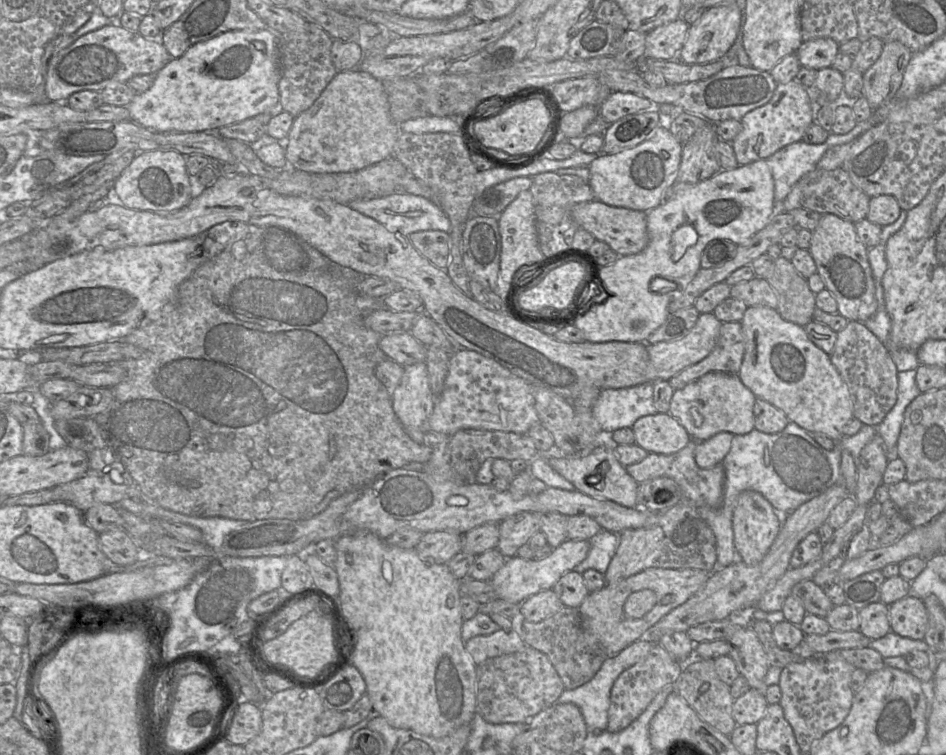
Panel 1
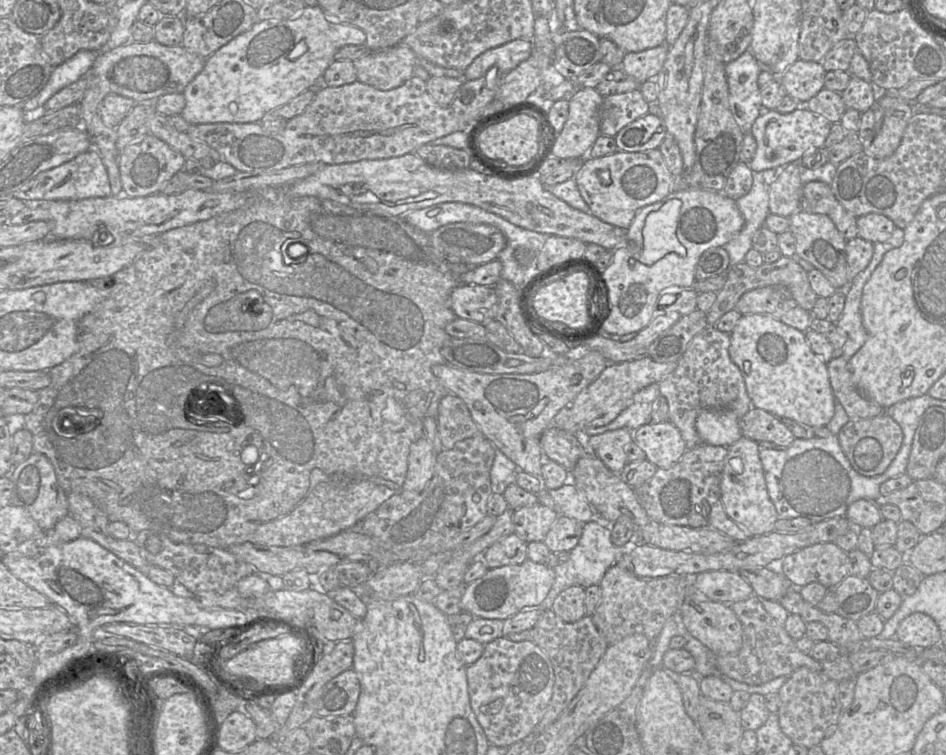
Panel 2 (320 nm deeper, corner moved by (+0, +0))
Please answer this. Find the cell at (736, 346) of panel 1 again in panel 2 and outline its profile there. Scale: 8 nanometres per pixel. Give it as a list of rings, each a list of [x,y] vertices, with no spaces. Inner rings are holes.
[[[708,326],[693,338],[674,372],[659,383],[660,394],[669,404],[669,421],[679,429],[687,449],[703,443],[696,430],[696,418],[702,410],[731,410],[742,419],[753,407],[744,377],[730,358],[729,347],[730,334]]]

